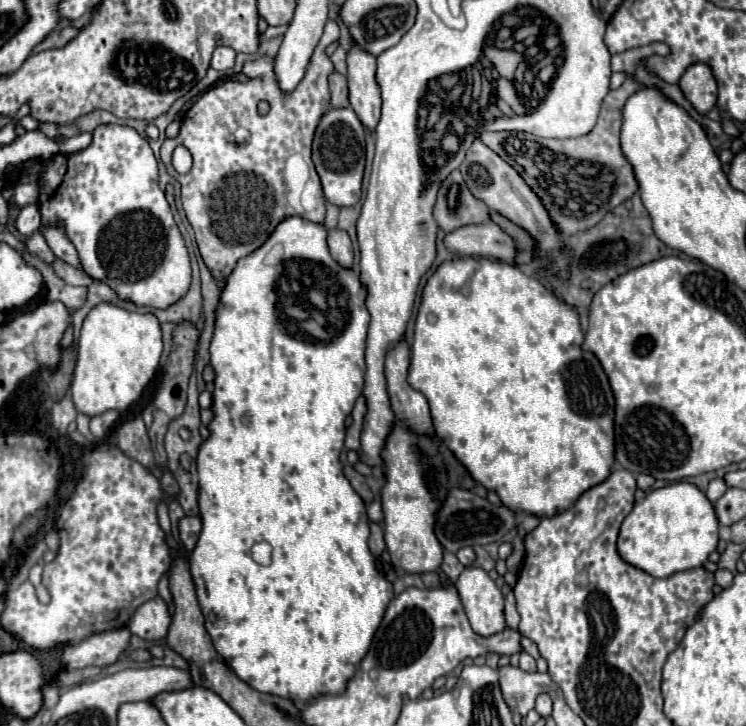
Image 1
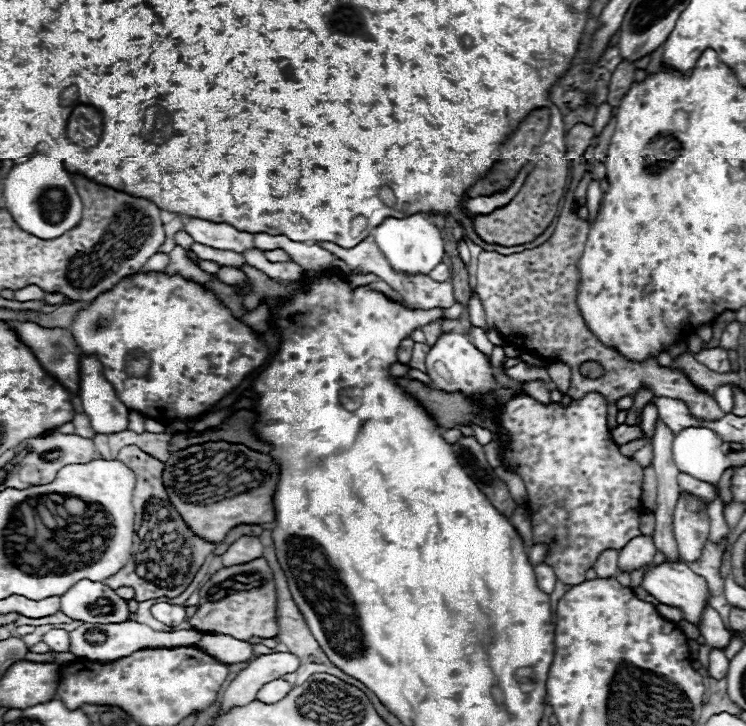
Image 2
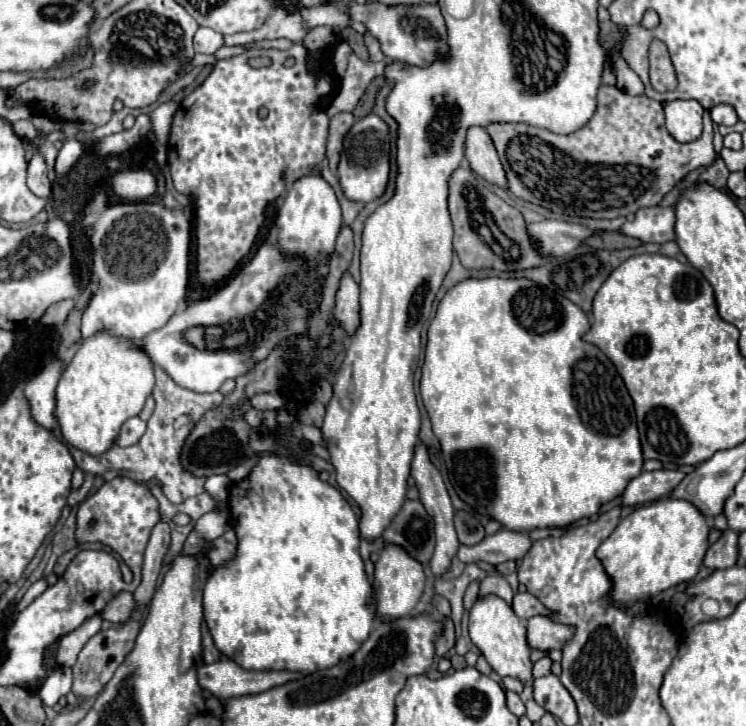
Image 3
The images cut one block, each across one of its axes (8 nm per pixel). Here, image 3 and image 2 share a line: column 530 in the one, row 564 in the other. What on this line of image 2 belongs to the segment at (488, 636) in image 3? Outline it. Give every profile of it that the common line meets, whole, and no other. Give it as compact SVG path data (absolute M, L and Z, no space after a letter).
M664 562L644 576L642 586L662 604L680 608L684 620L696 626L700 624L710 598L710 590L706 580L694 574L686 564Z

